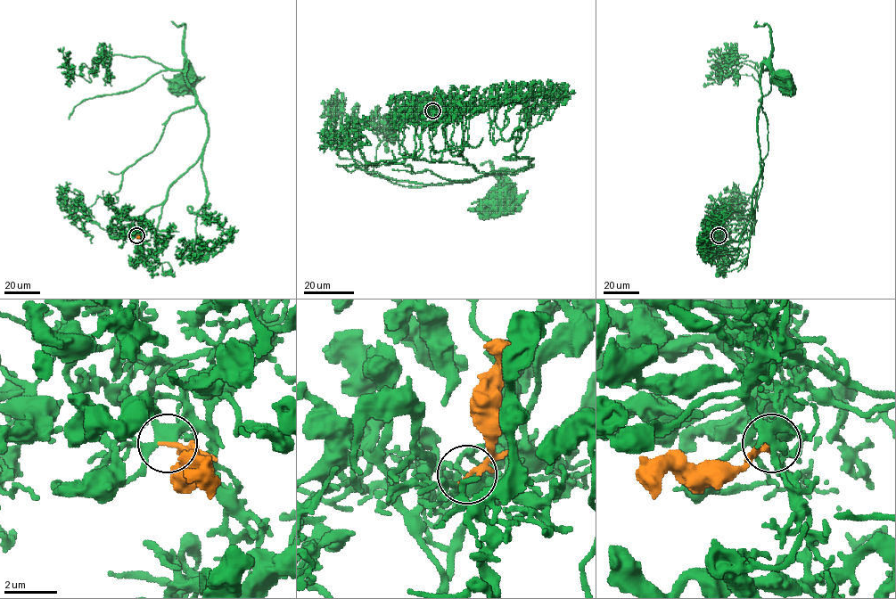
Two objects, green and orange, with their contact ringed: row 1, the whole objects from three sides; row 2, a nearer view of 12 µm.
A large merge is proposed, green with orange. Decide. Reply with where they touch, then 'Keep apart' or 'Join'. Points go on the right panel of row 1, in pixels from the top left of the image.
Place: (719, 235). Join

